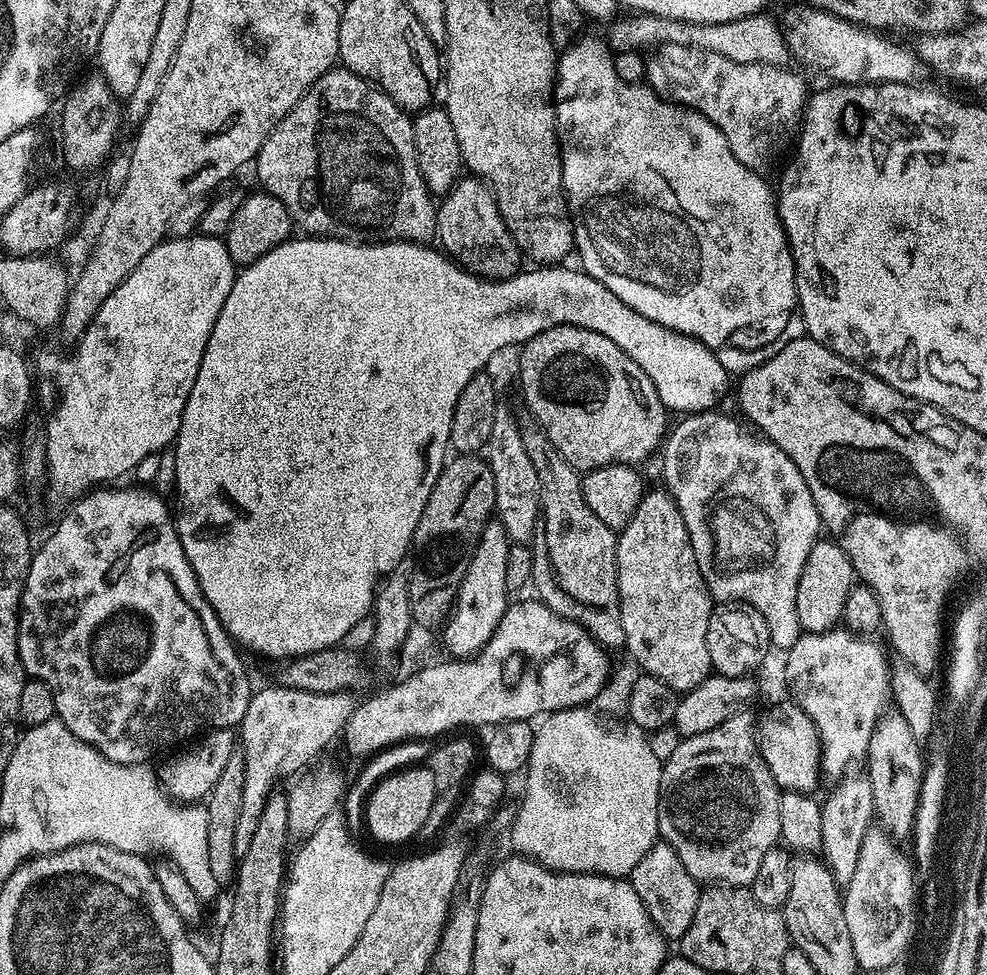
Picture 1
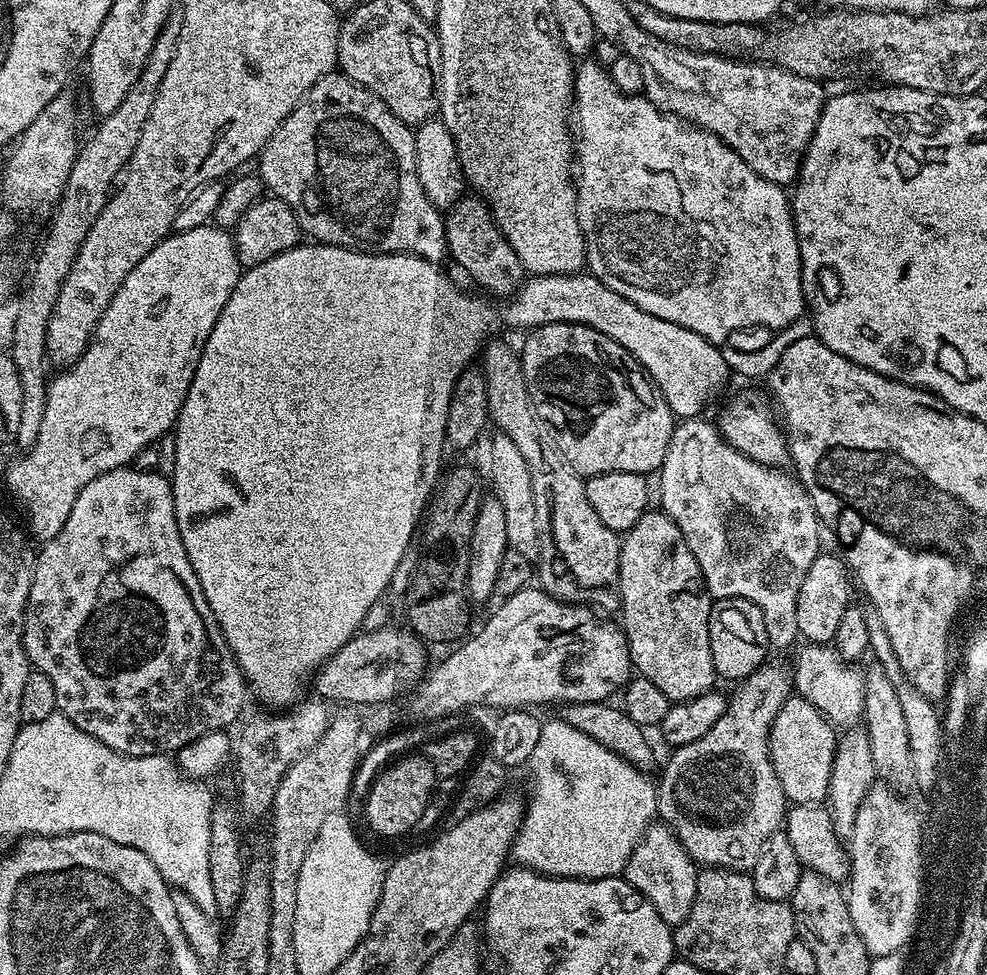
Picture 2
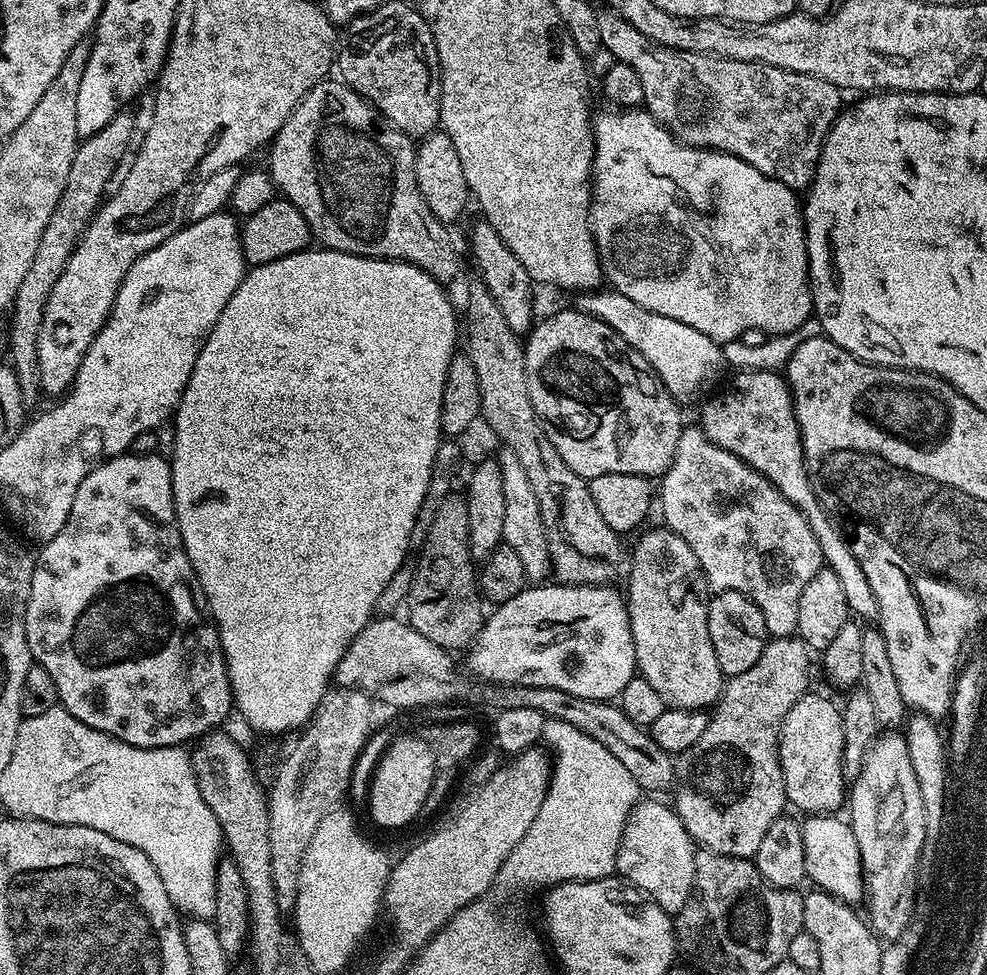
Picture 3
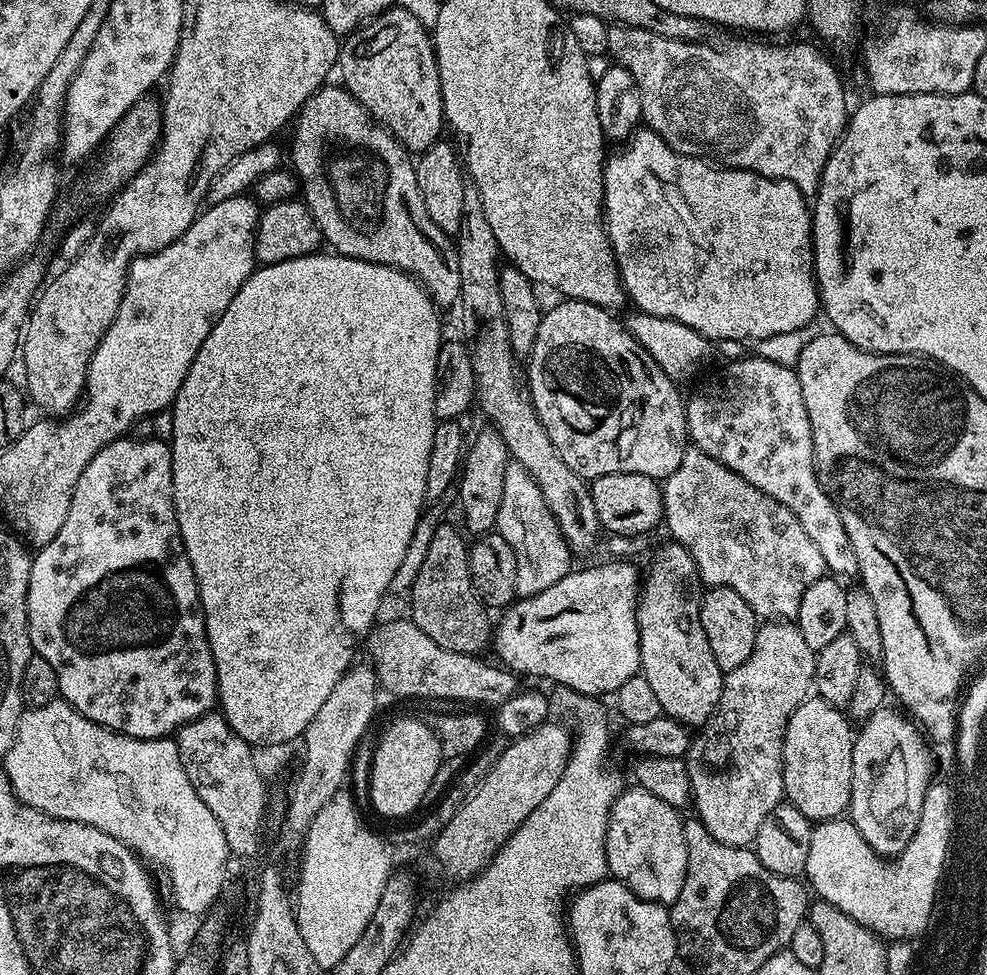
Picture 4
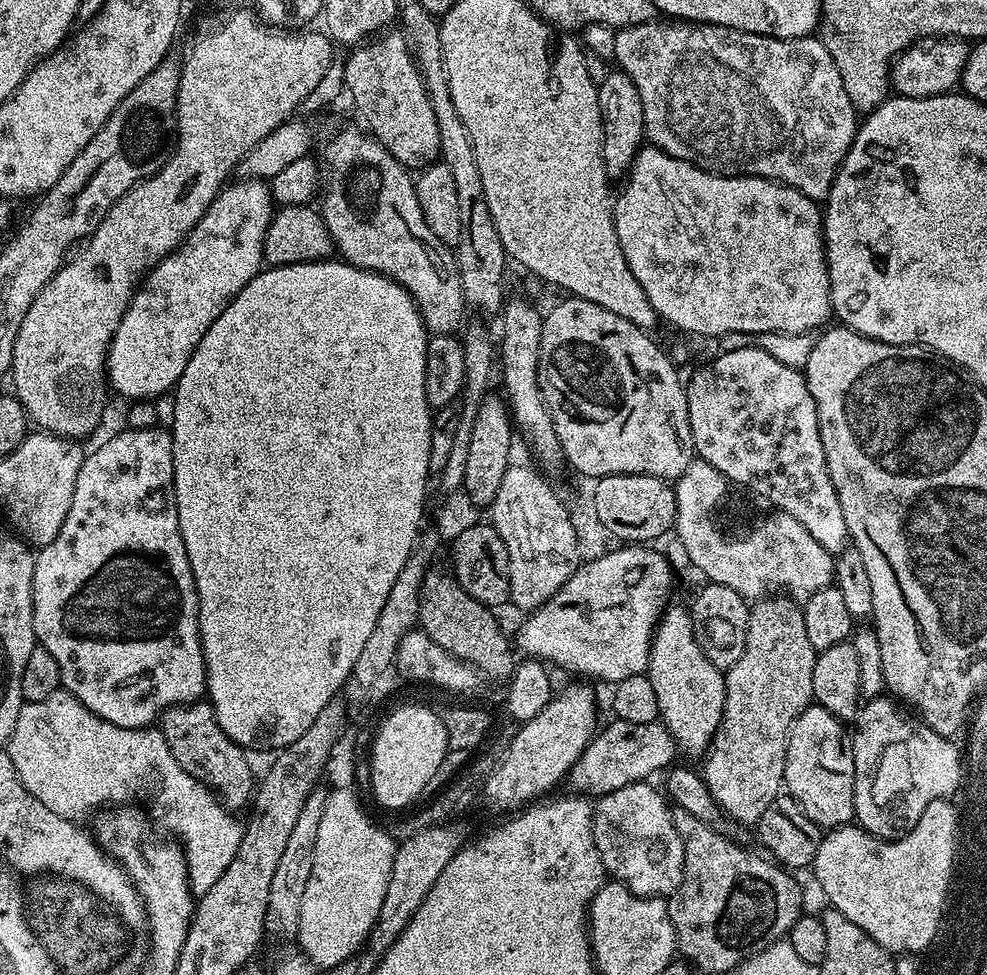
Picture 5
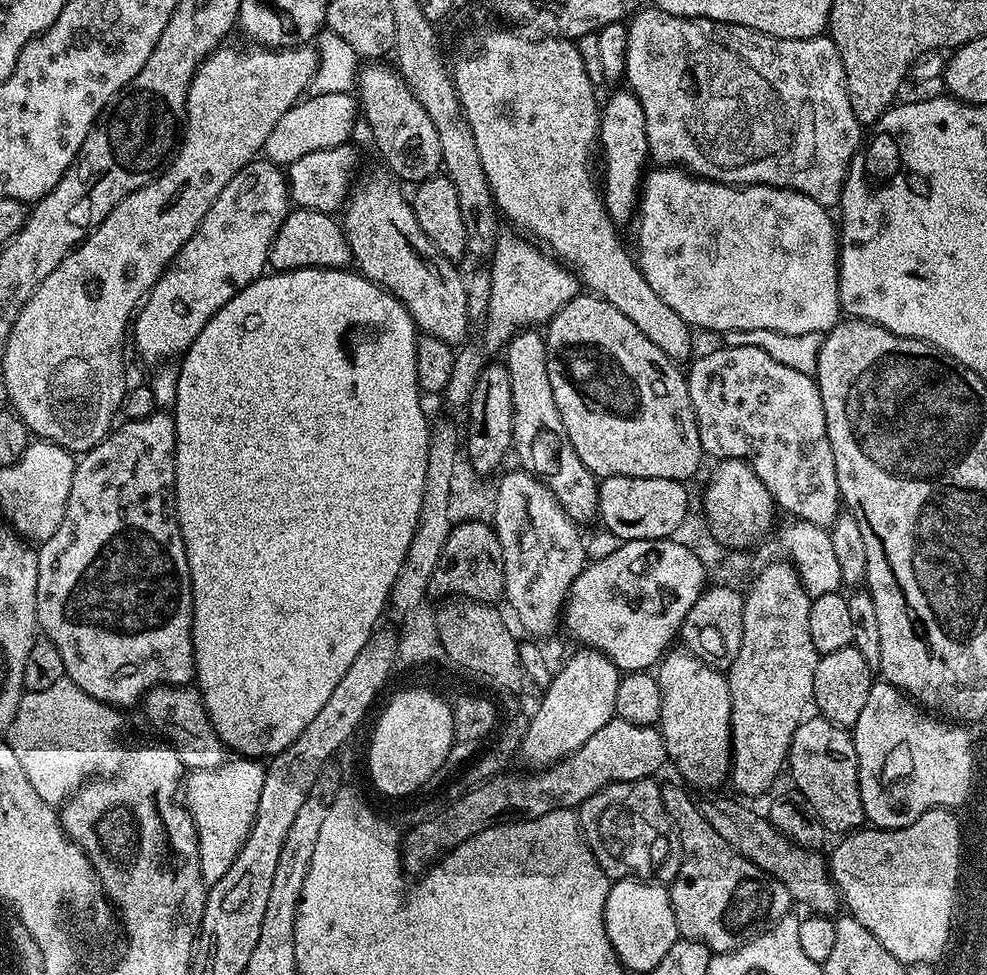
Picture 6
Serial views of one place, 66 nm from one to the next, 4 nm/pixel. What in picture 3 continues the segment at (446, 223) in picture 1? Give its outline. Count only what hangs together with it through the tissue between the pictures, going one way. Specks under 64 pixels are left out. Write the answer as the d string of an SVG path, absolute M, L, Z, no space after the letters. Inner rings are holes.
M480 218L472 228L472 233L468 236L468 248L472 251L472 256L476 259L476 264L480 267L479 279L482 281L488 293L494 298L498 310L502 310L502 318L510 326L510 330L517 334L527 334L534 327L532 320L532 288L534 281L532 275L514 258L514 250L502 242L498 230L490 226L487 220Z

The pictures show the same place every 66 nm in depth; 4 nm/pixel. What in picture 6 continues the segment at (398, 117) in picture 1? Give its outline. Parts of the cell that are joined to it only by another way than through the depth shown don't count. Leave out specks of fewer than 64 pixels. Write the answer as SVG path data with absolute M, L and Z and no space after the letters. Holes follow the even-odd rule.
M383 167L376 168L364 181L353 187L343 209L342 227L344 237L352 251L352 260L360 275L373 280L379 288L384 288L396 300L401 300L412 316L417 329L425 336L442 338L451 346L460 346L468 336L470 321L467 316L467 283L453 261L440 253L438 246L426 238L426 230L418 222L409 197L404 196L401 181Z

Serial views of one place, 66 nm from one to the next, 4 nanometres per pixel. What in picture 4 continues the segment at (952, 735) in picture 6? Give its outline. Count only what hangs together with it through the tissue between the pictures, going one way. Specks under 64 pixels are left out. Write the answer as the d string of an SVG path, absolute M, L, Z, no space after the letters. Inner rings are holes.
M885 706L870 714L852 742L850 819L881 858L895 858L908 845L909 836L894 838L894 816L920 816L926 790L934 780L932 756L921 729L903 711L893 708Z

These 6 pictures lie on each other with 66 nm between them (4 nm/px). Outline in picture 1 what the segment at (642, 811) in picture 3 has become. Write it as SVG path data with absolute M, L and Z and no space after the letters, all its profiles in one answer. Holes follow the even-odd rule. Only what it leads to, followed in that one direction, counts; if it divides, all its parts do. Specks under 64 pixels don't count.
M657 842L646 854L646 858L634 866L630 882L665 941L679 942L694 922L694 910L698 910L702 891L698 881L688 873L686 866L682 866L682 858L678 858L669 844Z

